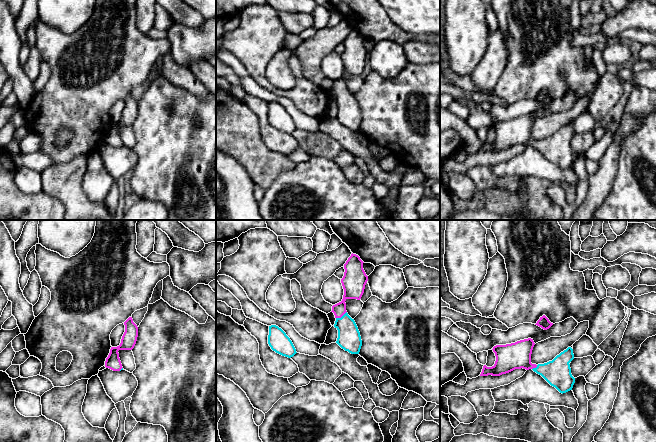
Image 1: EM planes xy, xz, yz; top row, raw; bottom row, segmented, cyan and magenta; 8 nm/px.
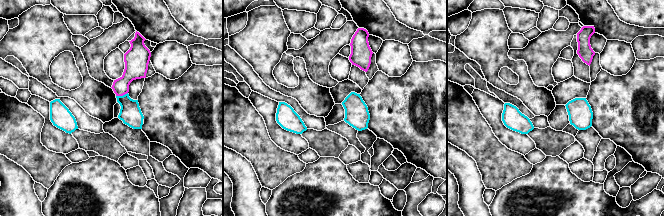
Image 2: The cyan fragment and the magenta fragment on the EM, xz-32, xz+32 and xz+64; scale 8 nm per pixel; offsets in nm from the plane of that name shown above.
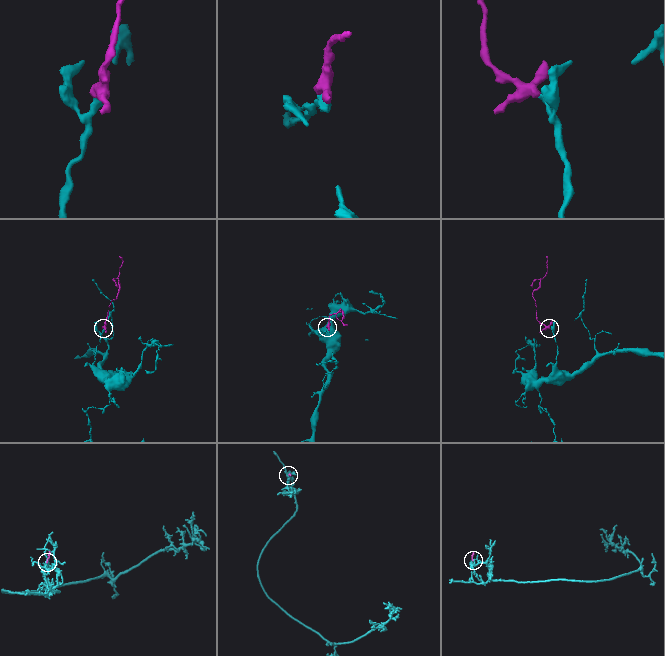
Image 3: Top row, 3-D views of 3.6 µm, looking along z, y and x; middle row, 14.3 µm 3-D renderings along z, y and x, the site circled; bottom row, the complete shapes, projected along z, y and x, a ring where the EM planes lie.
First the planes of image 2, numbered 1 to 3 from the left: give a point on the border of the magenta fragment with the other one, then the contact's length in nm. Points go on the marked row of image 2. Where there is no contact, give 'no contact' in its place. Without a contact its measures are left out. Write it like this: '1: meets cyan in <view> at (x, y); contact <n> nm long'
1: meets cyan in xz-32 at (121, 96); contact 100 nm long
2: no contact
3: no contact

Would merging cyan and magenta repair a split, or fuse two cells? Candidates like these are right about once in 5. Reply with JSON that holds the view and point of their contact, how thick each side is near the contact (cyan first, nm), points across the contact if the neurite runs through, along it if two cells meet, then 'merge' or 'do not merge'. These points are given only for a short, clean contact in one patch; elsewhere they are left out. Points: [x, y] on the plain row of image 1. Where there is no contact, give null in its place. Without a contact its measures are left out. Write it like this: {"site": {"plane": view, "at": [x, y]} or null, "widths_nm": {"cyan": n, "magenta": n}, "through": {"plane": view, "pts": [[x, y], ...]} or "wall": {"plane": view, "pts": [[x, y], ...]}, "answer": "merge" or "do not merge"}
{"site": {"plane": "xz", "at": [342, 92]}, "widths_nm": {"cyan": 190, "magenta": 160}, "through": {"plane": "xz", "pts": [[349, 115], [347, 103], [342, 92], [342, 78], [353, 63]]}, "answer": "merge"}

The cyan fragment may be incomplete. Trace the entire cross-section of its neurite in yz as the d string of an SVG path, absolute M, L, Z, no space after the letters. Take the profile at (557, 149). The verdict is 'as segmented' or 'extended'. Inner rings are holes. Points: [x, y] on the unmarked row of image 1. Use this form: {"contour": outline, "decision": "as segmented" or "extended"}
{"contour": "M528 114L511 120L494 122L492 126L496 132L495 140L492 143L484 141L480 152L500 152L515 145L532 145L560 169L572 166L575 154L571 150L569 139L574 135L573 125L568 123L552 137L536 141L531 139L534 121L533 115Z", "decision": "extended"}

